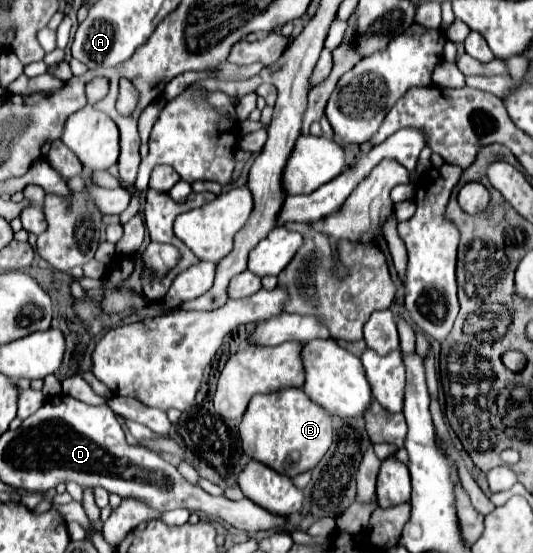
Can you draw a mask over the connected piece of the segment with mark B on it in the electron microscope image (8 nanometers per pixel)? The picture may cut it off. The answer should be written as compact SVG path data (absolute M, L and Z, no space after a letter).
M285 387L269 395L255 395L239 425L239 435L245 453L281 475L295 477L313 469L333 443L331 415L317 403L307 399L303 389Z

